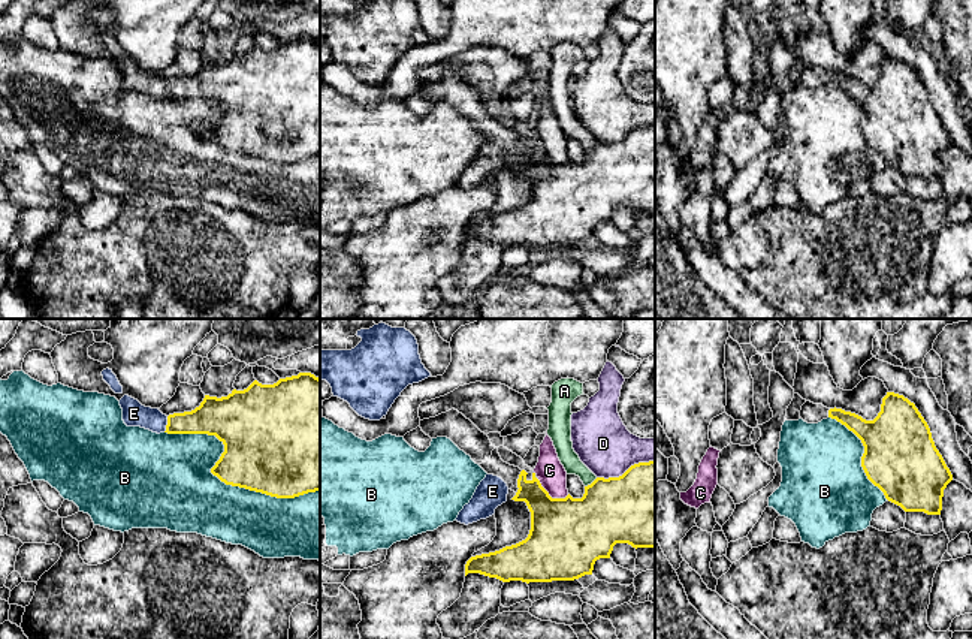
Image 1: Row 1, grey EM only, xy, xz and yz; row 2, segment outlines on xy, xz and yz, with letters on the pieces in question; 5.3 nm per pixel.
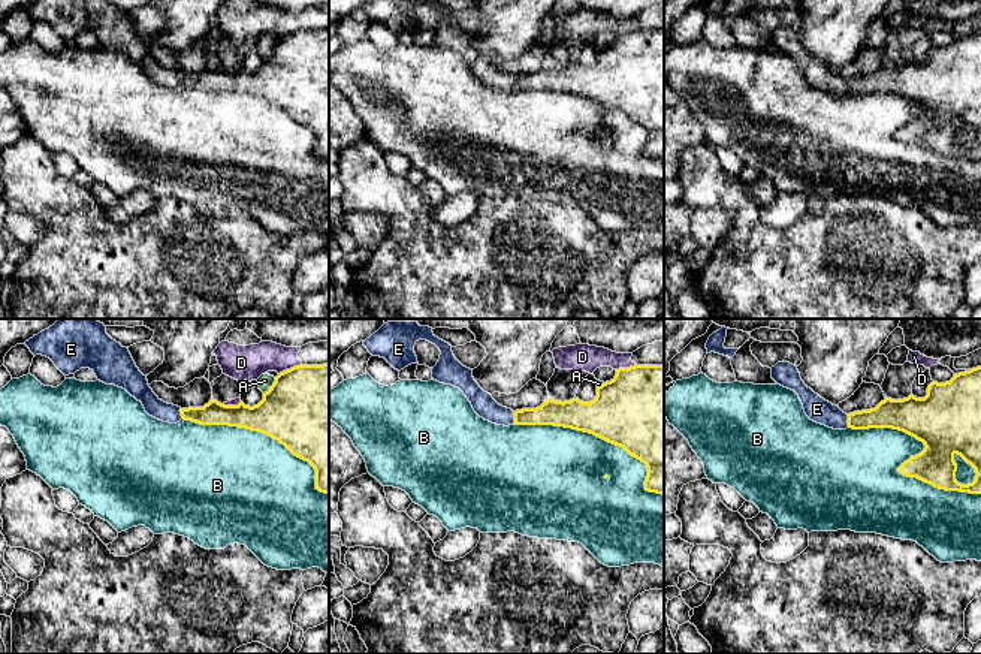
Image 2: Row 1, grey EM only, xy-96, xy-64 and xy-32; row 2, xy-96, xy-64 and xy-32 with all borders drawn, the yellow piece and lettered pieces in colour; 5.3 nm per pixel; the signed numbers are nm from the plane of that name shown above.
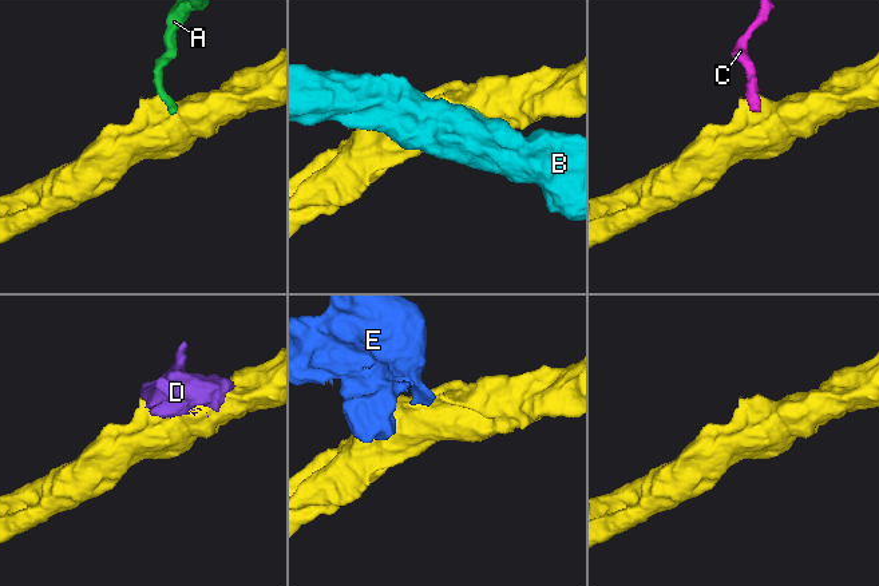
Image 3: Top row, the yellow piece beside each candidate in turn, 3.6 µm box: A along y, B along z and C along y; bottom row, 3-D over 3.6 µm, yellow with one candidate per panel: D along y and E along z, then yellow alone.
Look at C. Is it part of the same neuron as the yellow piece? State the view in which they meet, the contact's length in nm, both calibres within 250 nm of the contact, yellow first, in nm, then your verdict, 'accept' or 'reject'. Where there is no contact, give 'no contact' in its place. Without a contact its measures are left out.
contact in xz; length 190 nm; calibres 400 and 150 nm; reject

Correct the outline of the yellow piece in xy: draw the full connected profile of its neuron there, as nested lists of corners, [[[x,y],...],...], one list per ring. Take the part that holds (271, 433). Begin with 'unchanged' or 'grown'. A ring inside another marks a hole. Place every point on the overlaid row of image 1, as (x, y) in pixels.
grown; [[[311,373],[280,379],[274,385],[254,380],[247,389],[233,389],[227,397],[205,395],[199,407],[191,412],[163,415],[159,409],[142,406],[138,400],[124,395],[120,400],[123,421],[127,426],[141,426],[153,432],[167,434],[208,434],[215,435],[224,452],[211,468],[221,482],[245,488],[277,498],[295,498],[320,491],[320,379]]]

